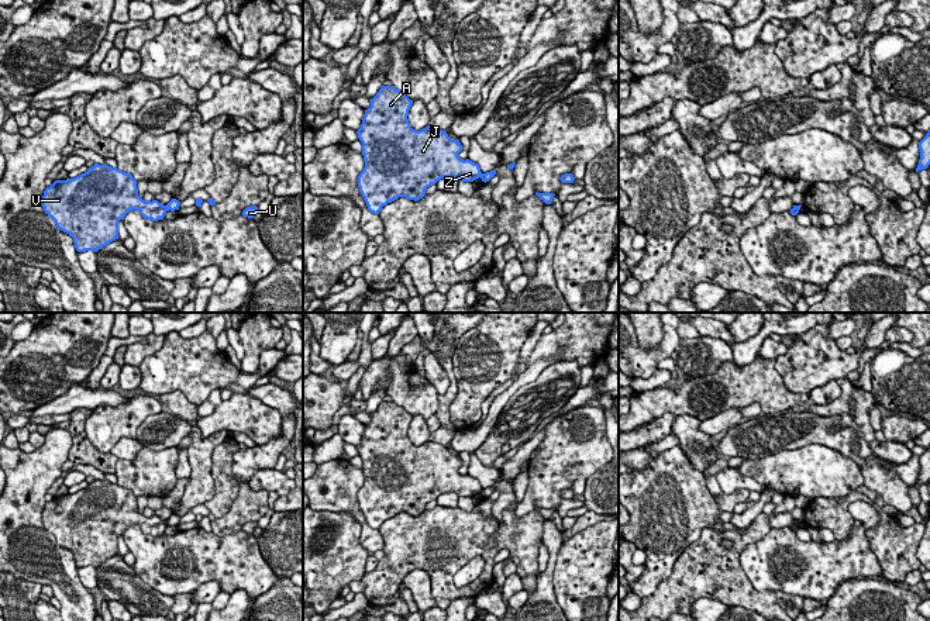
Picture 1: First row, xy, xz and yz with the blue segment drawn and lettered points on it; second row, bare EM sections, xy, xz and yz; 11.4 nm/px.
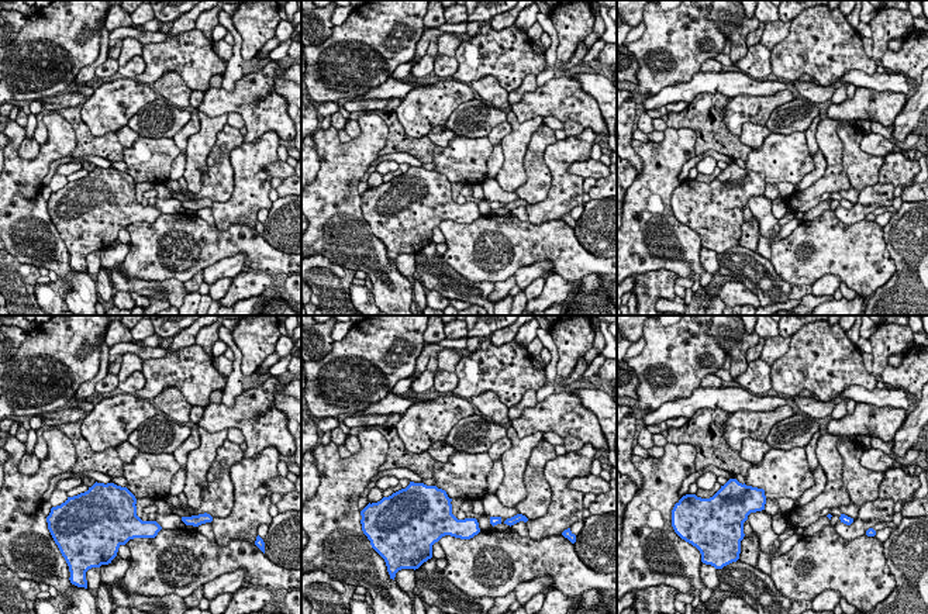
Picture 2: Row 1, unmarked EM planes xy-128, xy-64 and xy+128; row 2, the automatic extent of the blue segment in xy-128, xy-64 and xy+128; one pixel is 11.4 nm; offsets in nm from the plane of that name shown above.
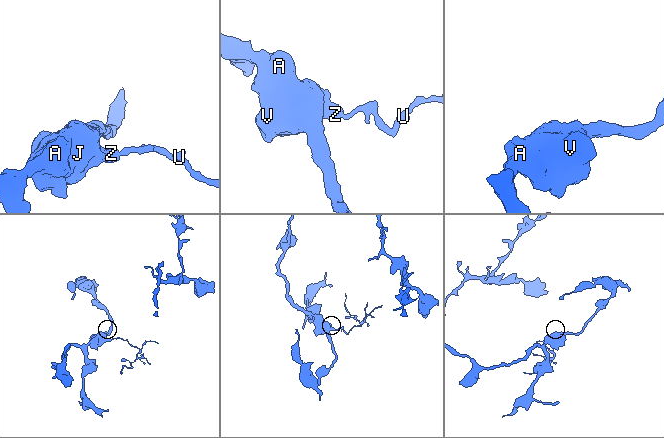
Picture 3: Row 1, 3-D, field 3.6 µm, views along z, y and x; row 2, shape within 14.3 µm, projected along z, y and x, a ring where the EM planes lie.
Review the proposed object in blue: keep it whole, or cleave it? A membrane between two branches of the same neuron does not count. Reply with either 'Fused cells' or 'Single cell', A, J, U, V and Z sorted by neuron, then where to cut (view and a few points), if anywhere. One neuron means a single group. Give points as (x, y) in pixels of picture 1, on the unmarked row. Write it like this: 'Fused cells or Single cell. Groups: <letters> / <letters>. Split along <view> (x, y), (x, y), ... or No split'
Fused cells. Groups: A J V Z / U. Split along xy (164, 521), (166, 525)

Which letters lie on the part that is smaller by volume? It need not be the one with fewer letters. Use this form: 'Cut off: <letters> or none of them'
Cut off: U

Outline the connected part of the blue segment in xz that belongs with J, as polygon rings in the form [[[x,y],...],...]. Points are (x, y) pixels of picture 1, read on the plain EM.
[[[382,401],[369,415],[361,444],[365,483],[358,491],[359,507],[373,529],[383,521],[406,513],[420,515],[442,493],[473,497],[482,487],[478,479],[461,475],[459,455],[427,441],[416,446],[407,435],[413,420],[395,401]]]

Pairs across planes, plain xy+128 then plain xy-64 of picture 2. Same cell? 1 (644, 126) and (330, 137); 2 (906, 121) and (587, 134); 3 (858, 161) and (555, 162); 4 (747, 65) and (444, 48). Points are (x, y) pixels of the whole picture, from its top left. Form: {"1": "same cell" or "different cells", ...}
{"1": "different cells", "2": "same cell", "3": "different cells", "4": "different cells"}

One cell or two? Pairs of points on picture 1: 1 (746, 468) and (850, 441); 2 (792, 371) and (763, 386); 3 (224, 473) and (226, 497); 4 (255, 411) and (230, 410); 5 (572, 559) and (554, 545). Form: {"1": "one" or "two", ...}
{"1": "two", "2": "two", "3": "one", "4": "one", "5": "two"}

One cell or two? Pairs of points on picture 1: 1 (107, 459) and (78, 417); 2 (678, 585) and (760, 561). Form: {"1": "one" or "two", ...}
{"1": "one", "2": "two"}

